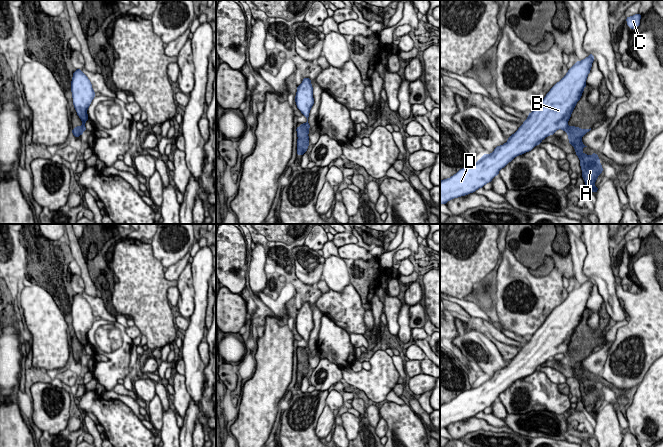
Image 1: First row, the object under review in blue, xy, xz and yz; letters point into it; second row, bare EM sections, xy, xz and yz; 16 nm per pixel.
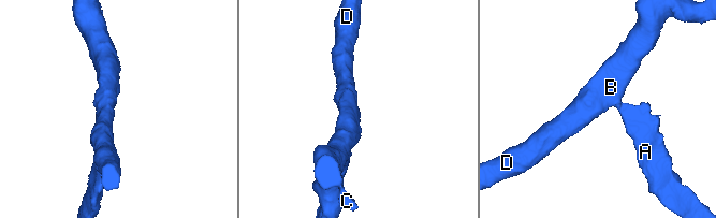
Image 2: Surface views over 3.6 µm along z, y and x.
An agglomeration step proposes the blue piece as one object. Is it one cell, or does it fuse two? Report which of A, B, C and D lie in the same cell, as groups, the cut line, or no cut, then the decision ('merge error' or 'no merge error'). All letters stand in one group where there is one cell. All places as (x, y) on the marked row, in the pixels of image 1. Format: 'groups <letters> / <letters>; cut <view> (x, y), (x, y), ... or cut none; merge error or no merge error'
groups A / B C D; cut yz (568, 126), (565, 131); merge error

